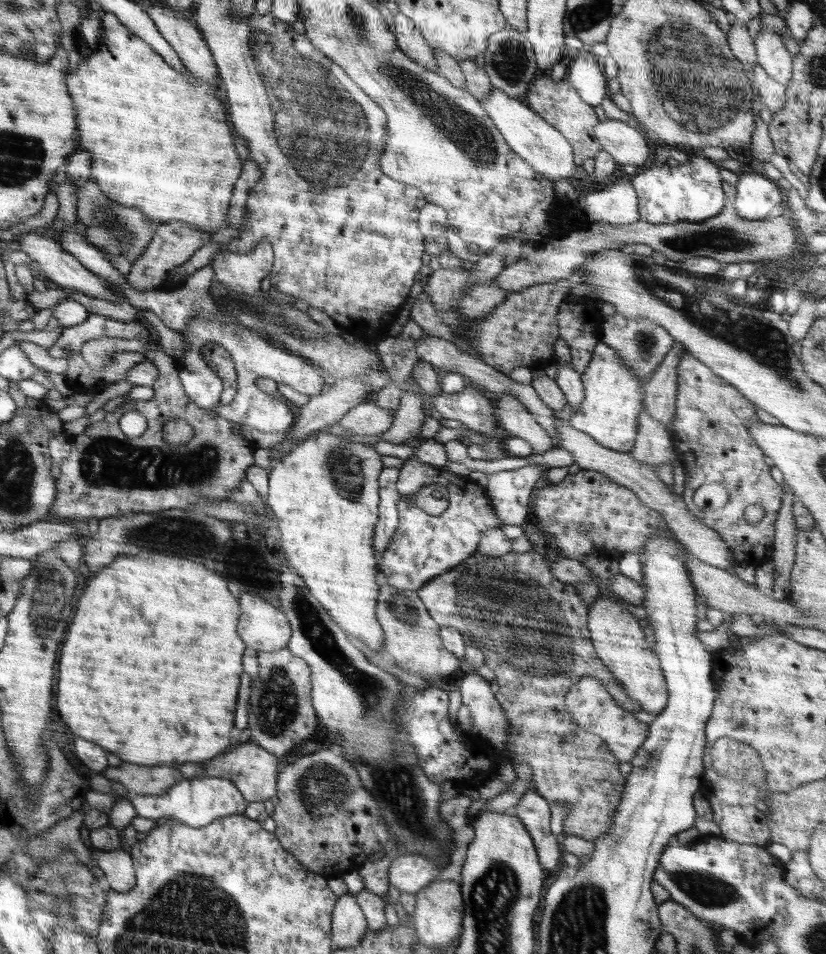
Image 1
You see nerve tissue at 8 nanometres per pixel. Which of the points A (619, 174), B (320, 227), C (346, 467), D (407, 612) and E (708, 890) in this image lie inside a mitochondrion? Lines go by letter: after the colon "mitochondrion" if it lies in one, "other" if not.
A: other
B: other
C: mitochondrion
D: mitochondrion
E: mitochondrion

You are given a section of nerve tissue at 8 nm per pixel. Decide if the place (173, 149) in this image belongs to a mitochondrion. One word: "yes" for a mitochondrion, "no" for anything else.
no

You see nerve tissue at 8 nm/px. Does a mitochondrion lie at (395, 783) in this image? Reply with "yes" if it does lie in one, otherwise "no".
yes

